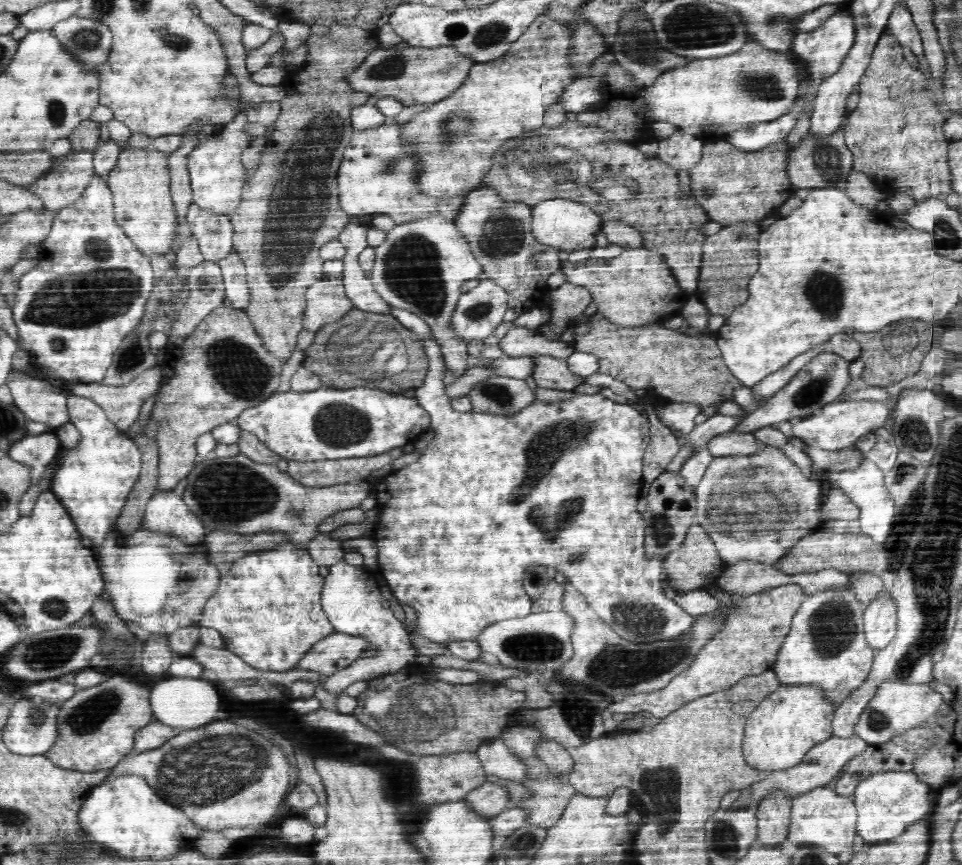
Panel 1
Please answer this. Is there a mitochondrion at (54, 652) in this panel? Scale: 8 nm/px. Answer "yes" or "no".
yes

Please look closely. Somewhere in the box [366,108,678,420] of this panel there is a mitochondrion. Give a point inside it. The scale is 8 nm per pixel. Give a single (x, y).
(413, 269)

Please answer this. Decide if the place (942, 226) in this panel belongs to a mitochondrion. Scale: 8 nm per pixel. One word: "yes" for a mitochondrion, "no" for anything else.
yes

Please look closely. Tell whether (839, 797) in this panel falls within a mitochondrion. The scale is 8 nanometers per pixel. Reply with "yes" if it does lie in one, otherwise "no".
no

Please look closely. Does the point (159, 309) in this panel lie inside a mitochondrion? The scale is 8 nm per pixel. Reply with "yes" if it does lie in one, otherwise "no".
yes

